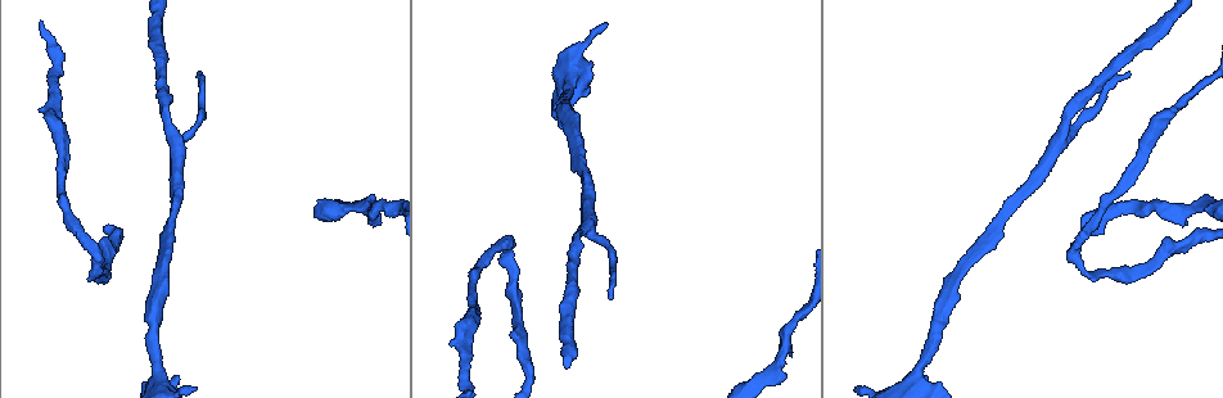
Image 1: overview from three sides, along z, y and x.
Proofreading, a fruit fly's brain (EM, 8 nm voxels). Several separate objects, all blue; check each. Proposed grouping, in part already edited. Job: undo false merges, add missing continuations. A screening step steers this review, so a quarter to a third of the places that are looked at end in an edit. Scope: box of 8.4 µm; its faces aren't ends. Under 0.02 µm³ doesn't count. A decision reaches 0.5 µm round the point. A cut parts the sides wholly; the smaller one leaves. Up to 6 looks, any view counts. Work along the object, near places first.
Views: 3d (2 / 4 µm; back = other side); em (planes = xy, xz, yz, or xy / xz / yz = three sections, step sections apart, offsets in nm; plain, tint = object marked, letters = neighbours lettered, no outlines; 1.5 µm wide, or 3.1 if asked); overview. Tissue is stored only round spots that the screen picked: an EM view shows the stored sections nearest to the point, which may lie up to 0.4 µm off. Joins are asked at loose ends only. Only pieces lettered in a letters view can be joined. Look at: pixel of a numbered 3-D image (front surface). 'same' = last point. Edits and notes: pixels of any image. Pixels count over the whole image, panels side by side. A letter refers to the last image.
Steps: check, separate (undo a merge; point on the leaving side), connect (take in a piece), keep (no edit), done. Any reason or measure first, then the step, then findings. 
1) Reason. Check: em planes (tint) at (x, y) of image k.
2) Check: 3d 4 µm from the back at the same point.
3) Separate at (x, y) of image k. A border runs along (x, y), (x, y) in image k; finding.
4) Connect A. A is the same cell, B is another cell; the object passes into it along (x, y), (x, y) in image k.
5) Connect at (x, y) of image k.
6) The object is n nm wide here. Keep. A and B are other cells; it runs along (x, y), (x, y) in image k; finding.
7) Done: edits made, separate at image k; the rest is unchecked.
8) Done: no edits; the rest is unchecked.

Narrows sharply. Check: em xy step 8 (tint) at (96, 270) of image 1.

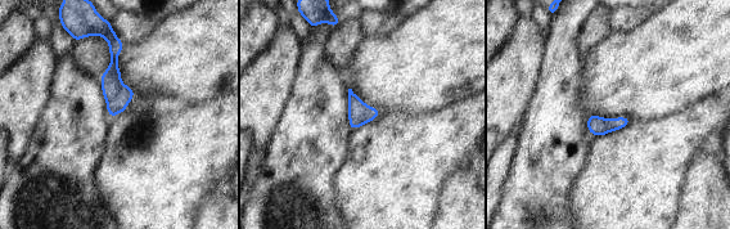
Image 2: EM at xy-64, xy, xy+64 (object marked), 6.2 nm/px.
Another direction. Check: em planes (letters) at the same point.

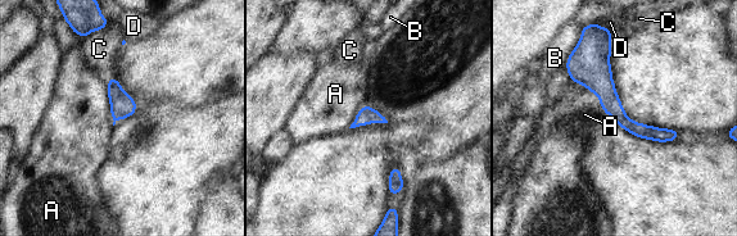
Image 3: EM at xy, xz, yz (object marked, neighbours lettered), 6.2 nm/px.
Keep. A, B, C and D are other cells; a border runs along (107, 78), (107, 98), (113, 125) in image 3; continuous, no second neuron.

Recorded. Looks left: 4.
Three-way junction. Check: 3d 4 µm at (590, 224) of image 1.

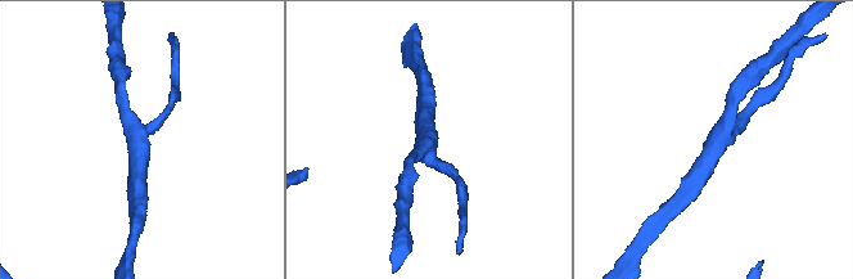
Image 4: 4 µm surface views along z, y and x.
Need the tissue. Check: em xy step 4 (letters) at (720, 136) of image 4.

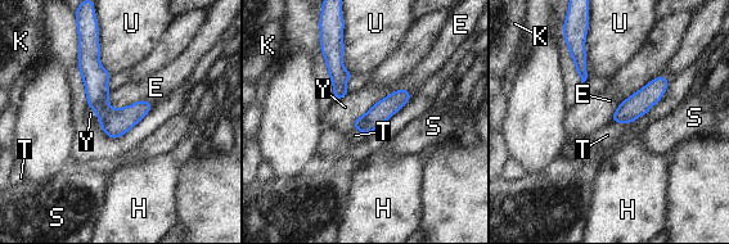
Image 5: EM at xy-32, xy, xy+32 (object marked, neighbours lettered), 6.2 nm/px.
Check: em planes (letters) at the same point.

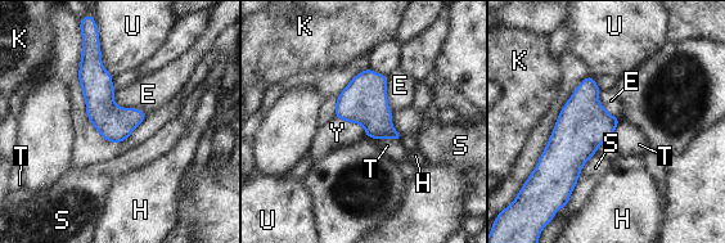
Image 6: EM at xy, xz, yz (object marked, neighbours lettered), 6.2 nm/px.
Keep. E, H, K, S, T, U and Y are other cells; a border runs along (113, 93), (118, 106), (145, 116) in image 6; continuous, no second neuron.

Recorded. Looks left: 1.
Done: no edits; the rest is unchecked.

